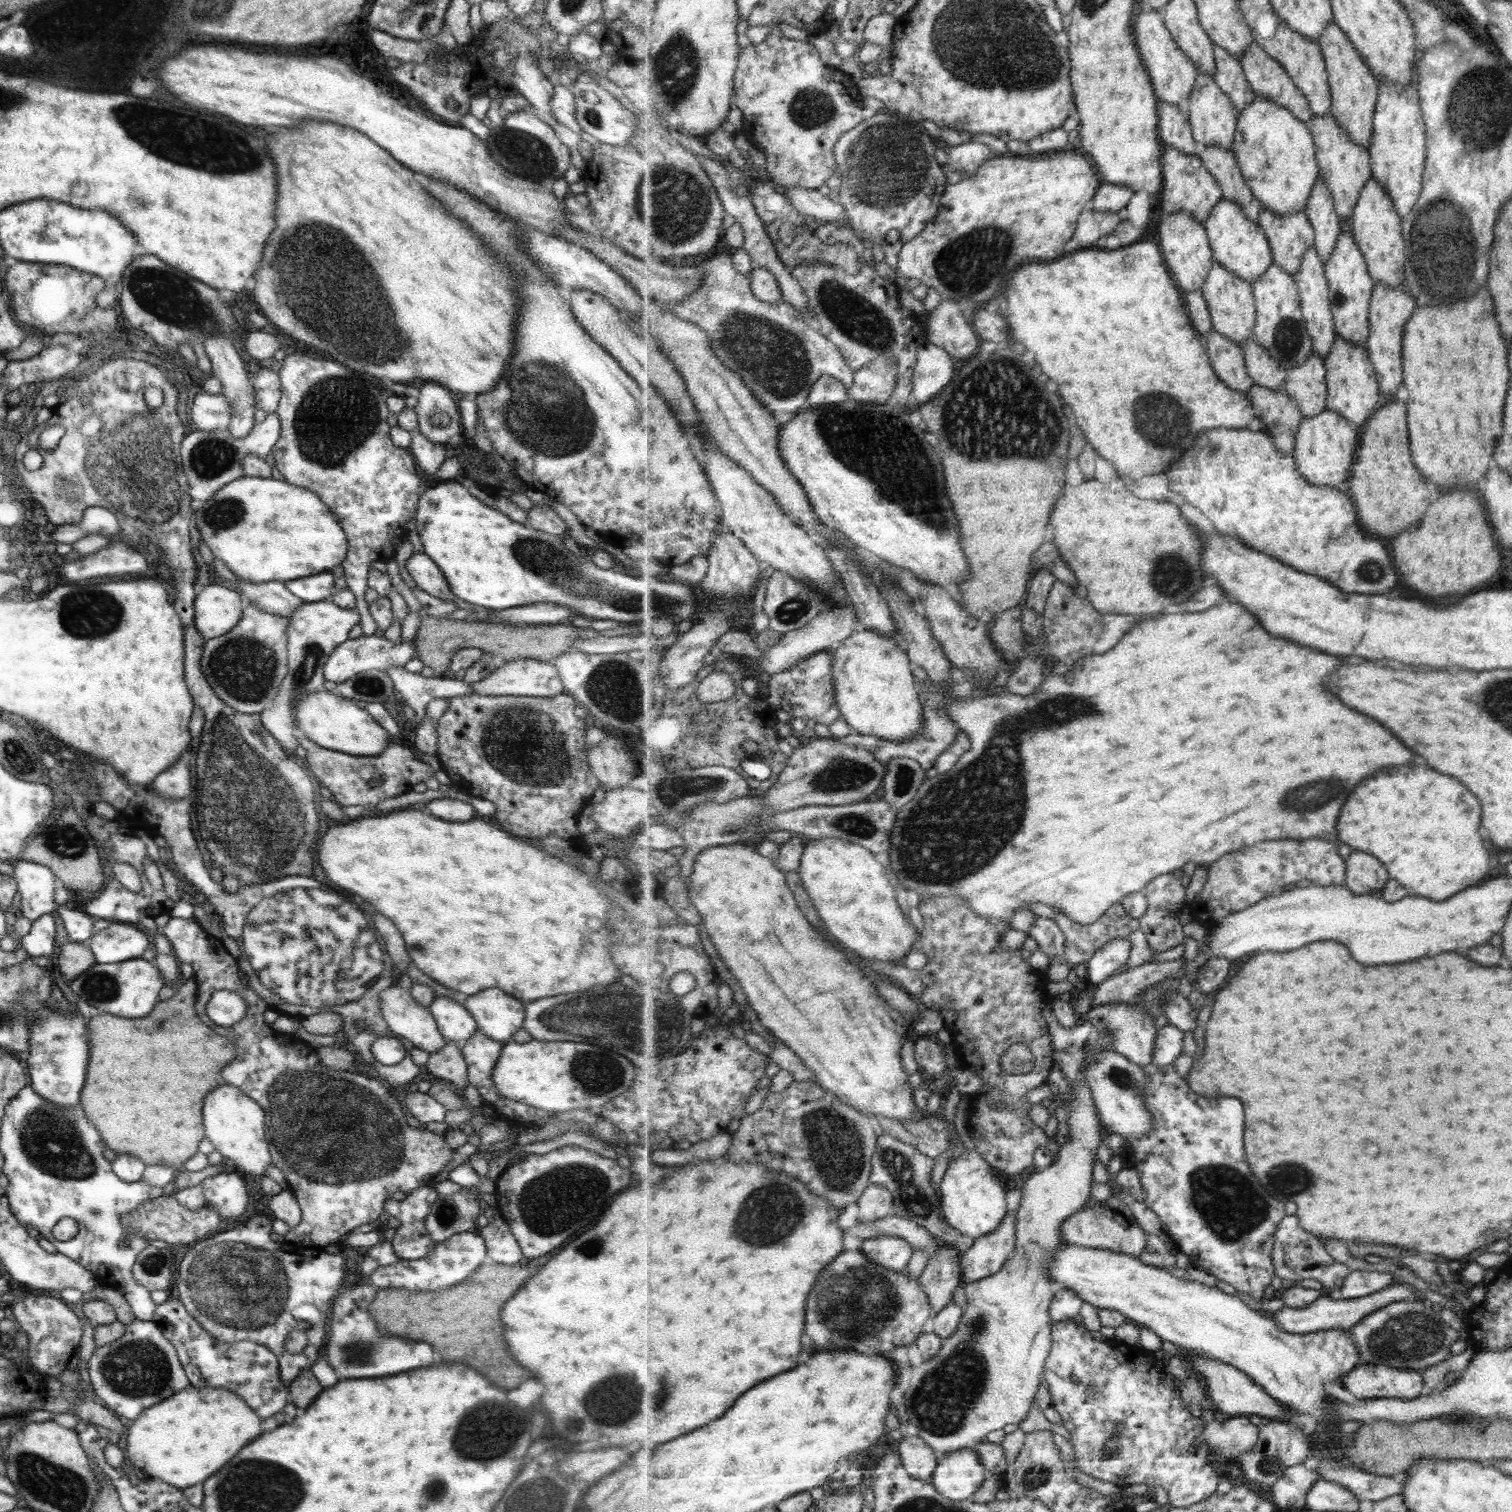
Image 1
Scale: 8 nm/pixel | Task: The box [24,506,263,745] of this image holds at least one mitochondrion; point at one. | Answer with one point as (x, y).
(91, 613)

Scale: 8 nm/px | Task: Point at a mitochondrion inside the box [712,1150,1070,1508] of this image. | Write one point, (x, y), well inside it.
(943, 1397)

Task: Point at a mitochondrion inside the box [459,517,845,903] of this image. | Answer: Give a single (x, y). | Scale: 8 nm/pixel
(545, 559)

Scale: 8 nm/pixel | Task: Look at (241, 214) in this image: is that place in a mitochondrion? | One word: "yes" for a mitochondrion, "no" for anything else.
no

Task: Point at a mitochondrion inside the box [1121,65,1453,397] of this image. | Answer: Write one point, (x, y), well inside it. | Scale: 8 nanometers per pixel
(1289, 336)

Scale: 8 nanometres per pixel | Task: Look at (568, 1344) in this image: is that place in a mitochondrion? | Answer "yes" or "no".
no

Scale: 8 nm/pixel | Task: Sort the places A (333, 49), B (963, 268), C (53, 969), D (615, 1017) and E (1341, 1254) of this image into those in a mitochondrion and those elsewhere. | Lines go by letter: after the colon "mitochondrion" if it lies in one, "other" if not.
A: other
B: mitochondrion
C: other
D: mitochondrion
E: other

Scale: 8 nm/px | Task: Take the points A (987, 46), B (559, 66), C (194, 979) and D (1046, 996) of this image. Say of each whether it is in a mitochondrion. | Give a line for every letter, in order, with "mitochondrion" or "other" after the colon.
A: mitochondrion
B: mitochondrion
C: other
D: other

